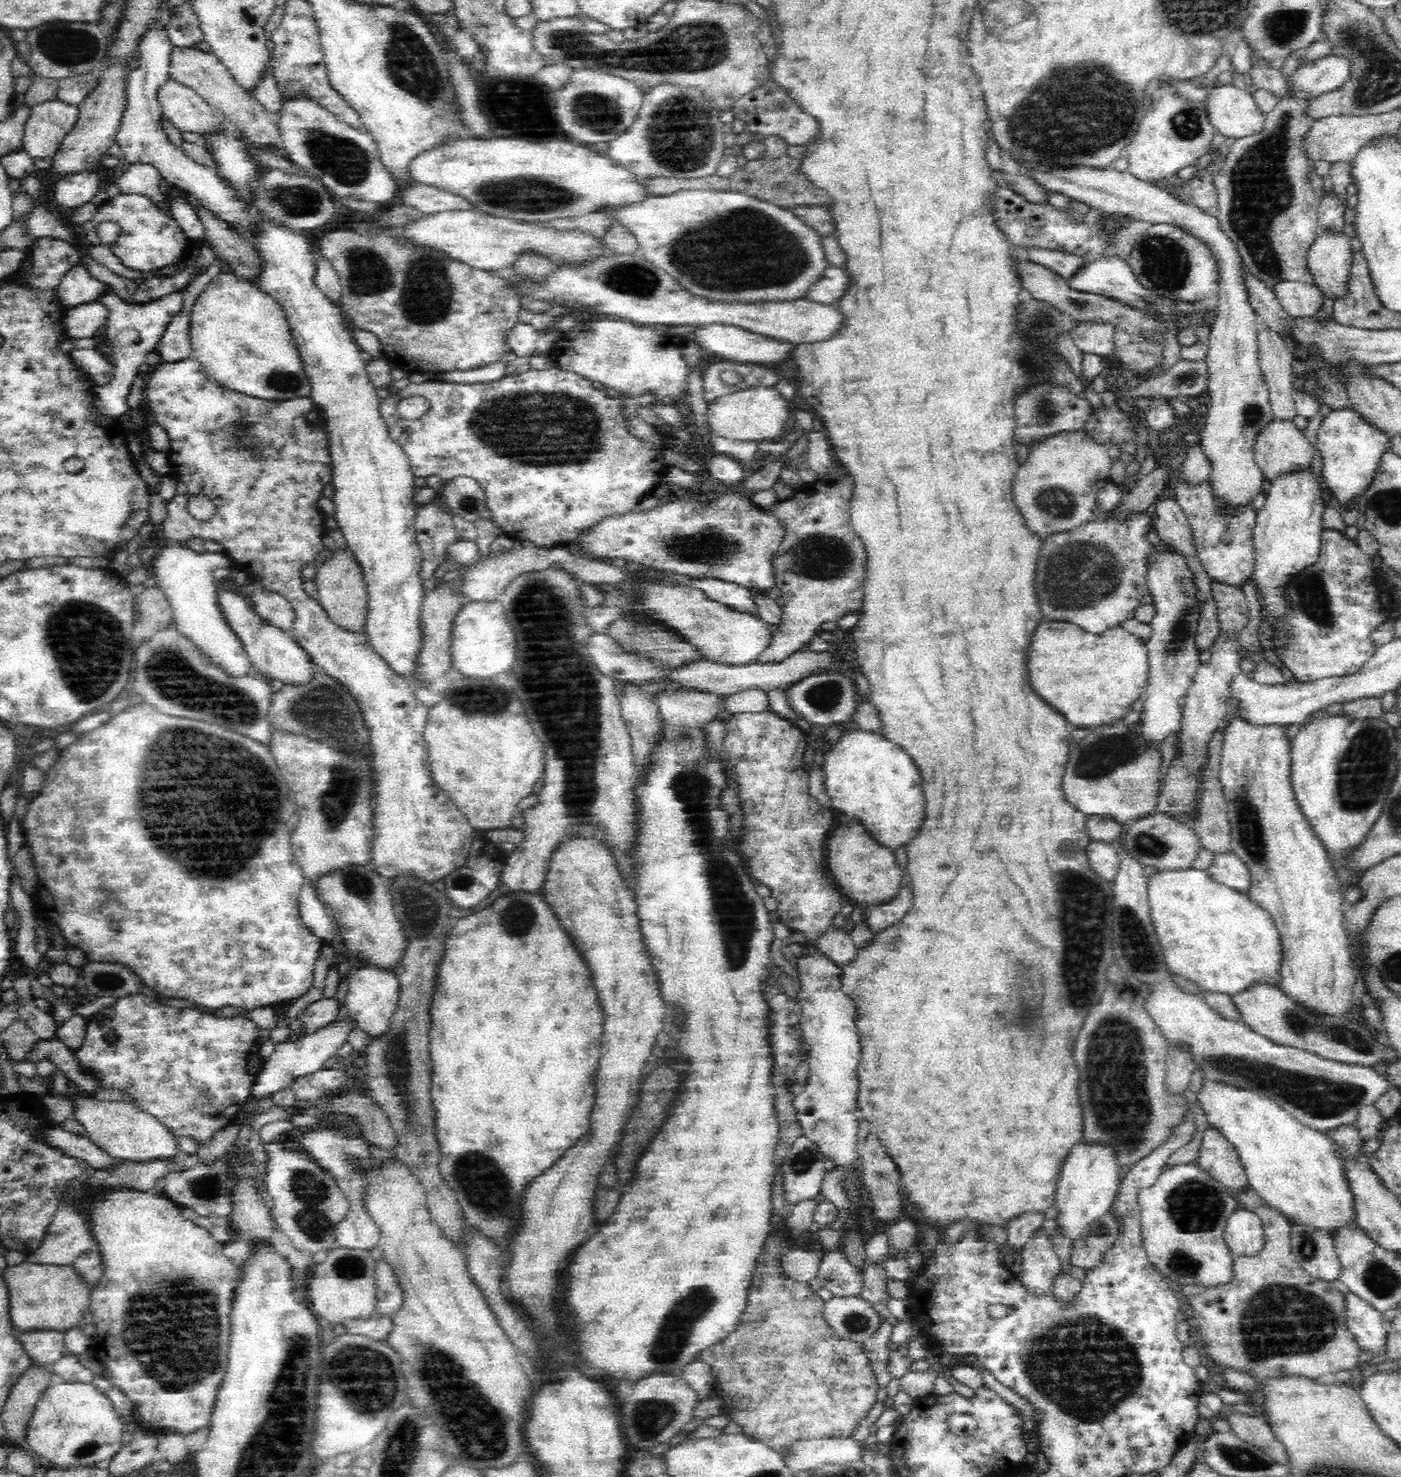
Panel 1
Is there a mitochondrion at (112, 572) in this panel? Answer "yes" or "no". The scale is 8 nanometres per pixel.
no

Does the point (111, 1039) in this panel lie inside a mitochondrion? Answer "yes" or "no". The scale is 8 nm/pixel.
no

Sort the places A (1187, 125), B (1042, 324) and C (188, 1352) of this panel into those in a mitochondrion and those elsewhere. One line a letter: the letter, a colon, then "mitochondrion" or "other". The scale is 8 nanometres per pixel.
A: mitochondrion
B: mitochondrion
C: mitochondrion

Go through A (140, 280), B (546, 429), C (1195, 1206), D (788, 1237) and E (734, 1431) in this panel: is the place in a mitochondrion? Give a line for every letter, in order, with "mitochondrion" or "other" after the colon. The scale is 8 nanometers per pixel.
A: other
B: mitochondrion
C: mitochondrion
D: other
E: other

